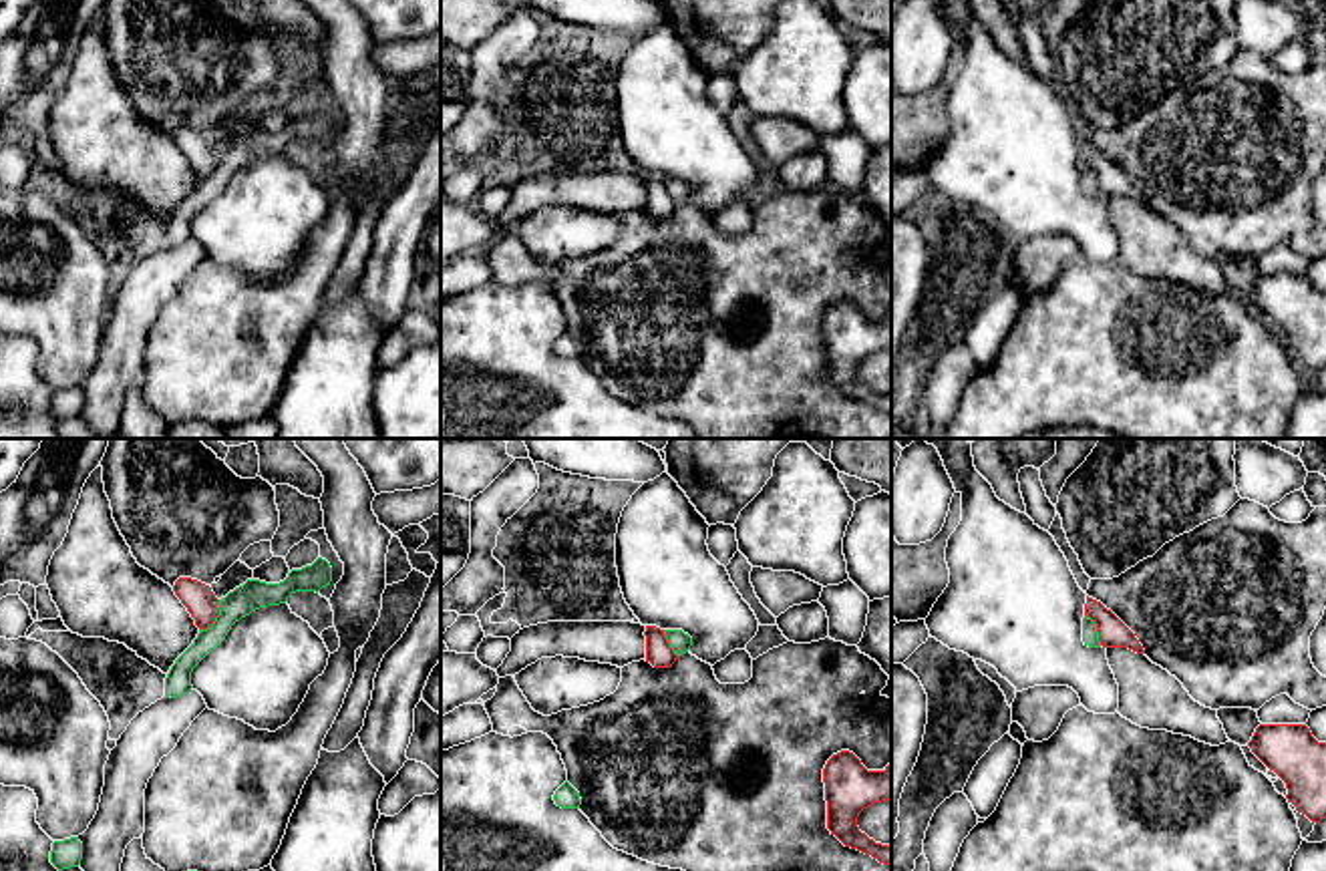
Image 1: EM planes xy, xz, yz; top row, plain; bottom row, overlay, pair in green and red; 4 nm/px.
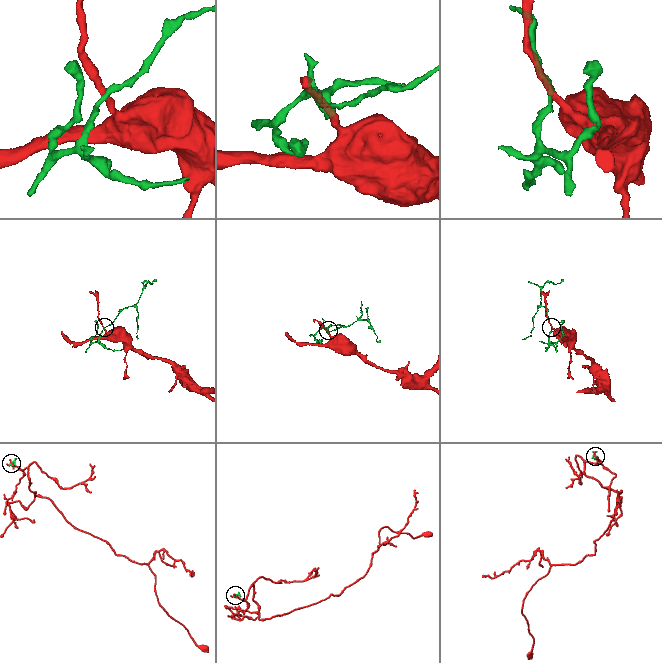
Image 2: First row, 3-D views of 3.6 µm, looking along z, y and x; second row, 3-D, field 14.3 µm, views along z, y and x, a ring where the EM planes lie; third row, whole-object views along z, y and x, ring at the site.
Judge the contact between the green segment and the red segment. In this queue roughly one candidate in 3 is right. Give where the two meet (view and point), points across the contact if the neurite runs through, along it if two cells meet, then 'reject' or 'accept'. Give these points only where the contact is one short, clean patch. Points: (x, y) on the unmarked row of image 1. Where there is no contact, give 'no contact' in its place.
meets green in xy at (216, 167); border along xy (220, 149), (220, 161), (200, 180); reject

